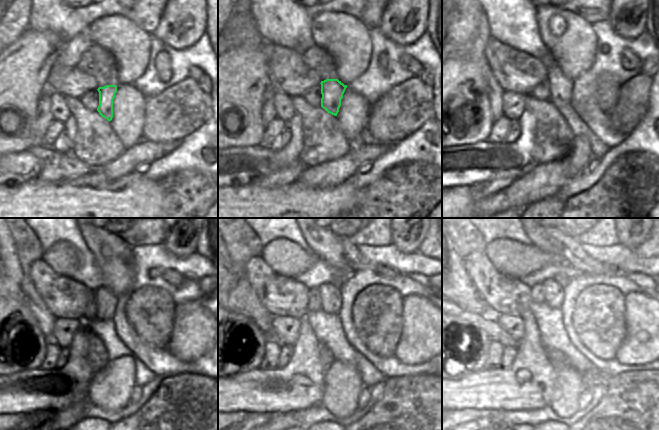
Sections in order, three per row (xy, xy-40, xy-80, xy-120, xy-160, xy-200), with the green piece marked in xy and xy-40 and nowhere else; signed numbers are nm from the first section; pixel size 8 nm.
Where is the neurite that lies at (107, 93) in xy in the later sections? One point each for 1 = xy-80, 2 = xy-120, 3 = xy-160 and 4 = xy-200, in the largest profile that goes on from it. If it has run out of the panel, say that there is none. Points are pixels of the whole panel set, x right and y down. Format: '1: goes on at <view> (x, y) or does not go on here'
1: goes on at xy-80 (560, 87)
2: goes on at xy-120 (106, 300)
3: goes on at xy-160 (330, 294)
4: goes on at xy-200 (553, 291)

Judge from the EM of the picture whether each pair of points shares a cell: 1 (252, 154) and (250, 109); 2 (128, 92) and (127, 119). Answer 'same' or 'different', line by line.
1: different
2: same

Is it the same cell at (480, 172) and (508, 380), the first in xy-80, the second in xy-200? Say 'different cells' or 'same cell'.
same cell

